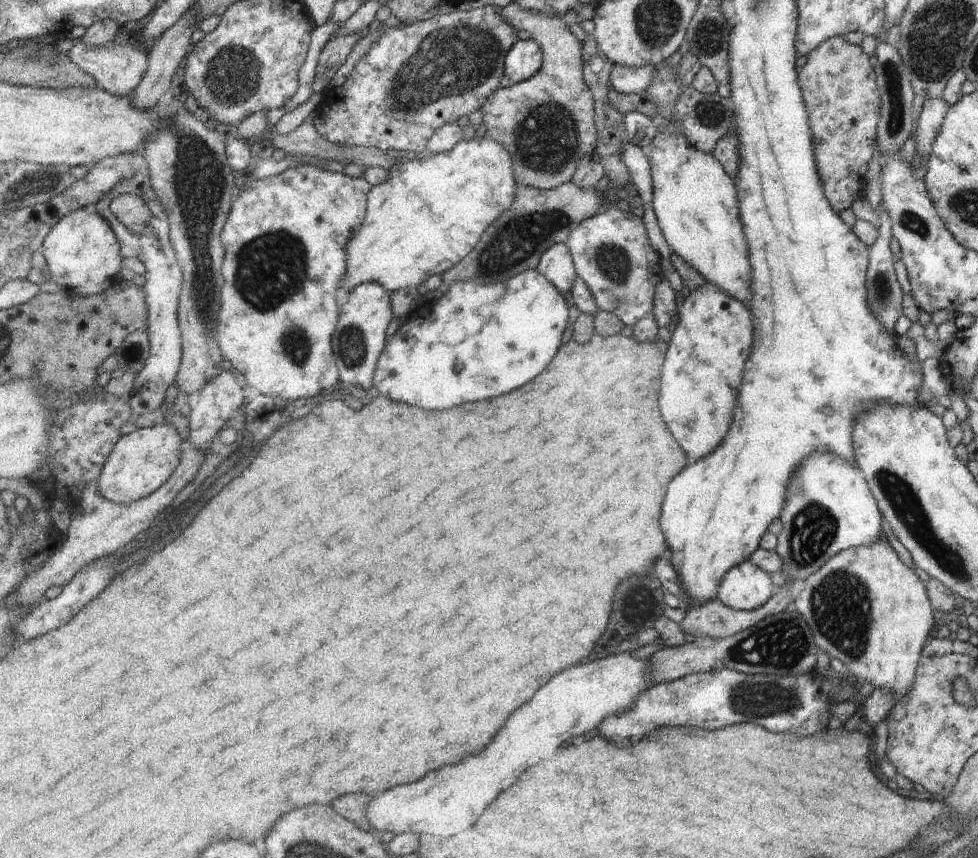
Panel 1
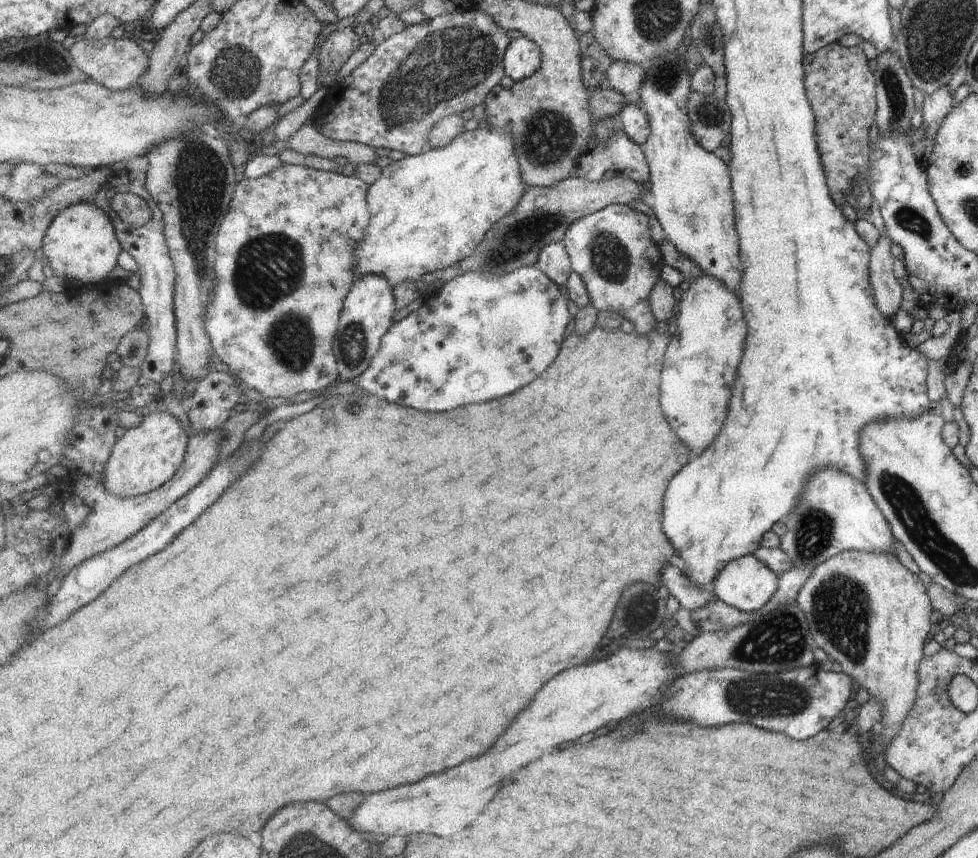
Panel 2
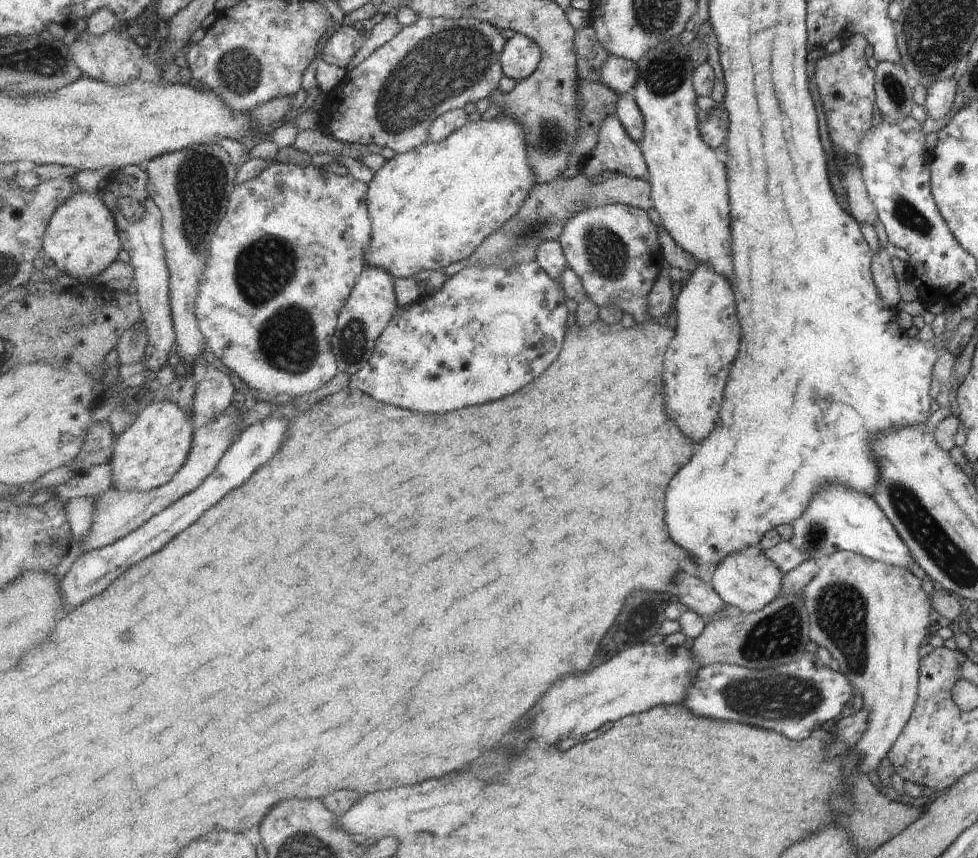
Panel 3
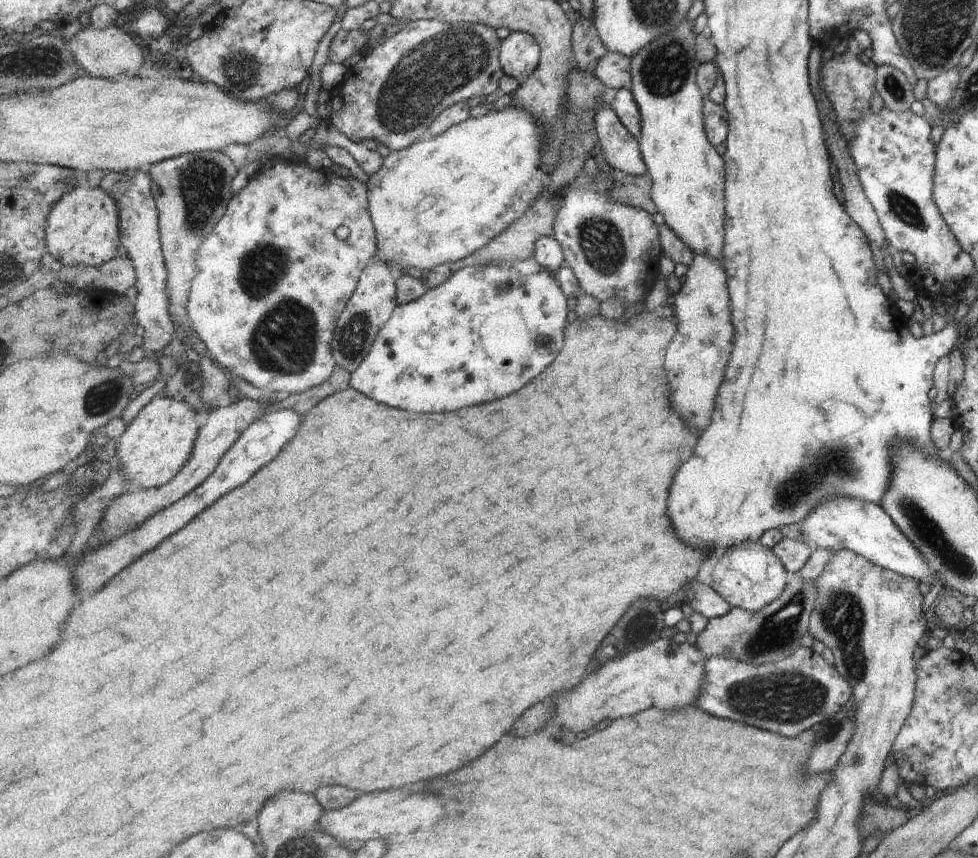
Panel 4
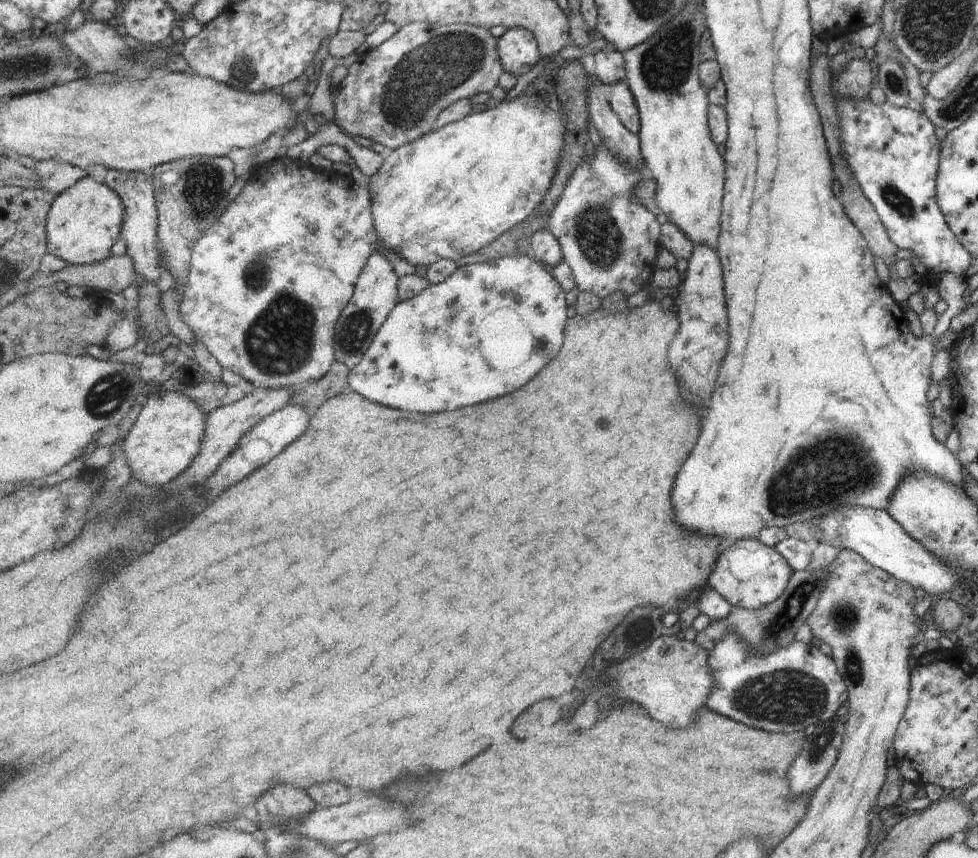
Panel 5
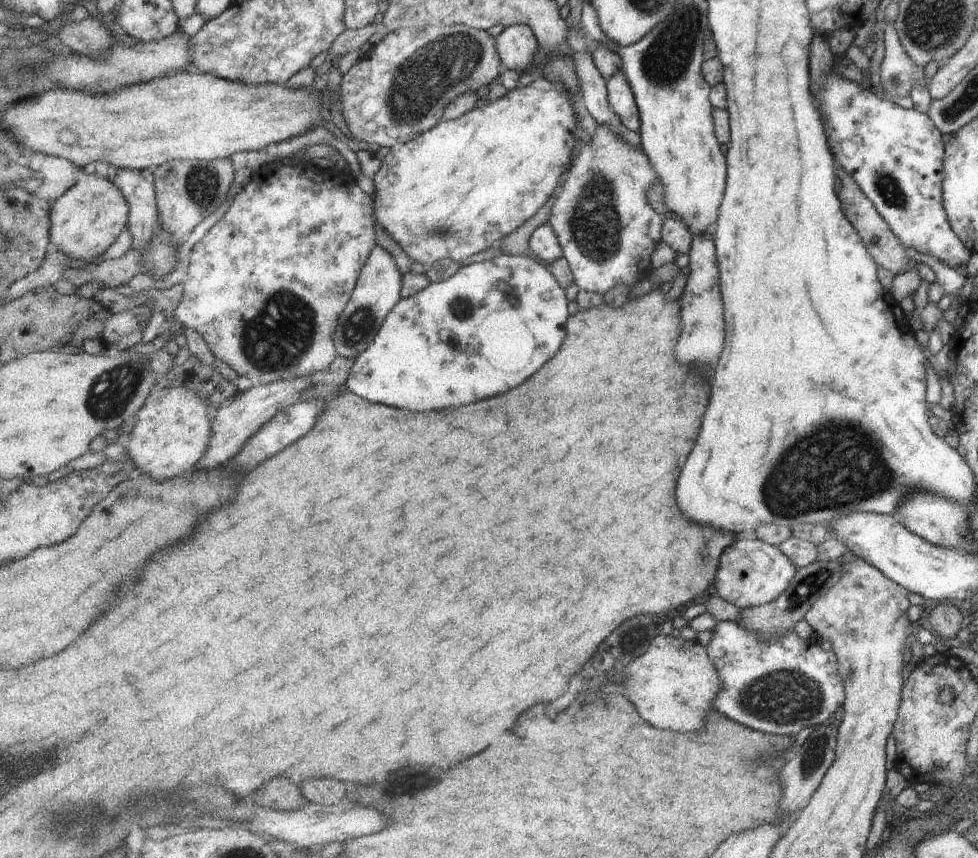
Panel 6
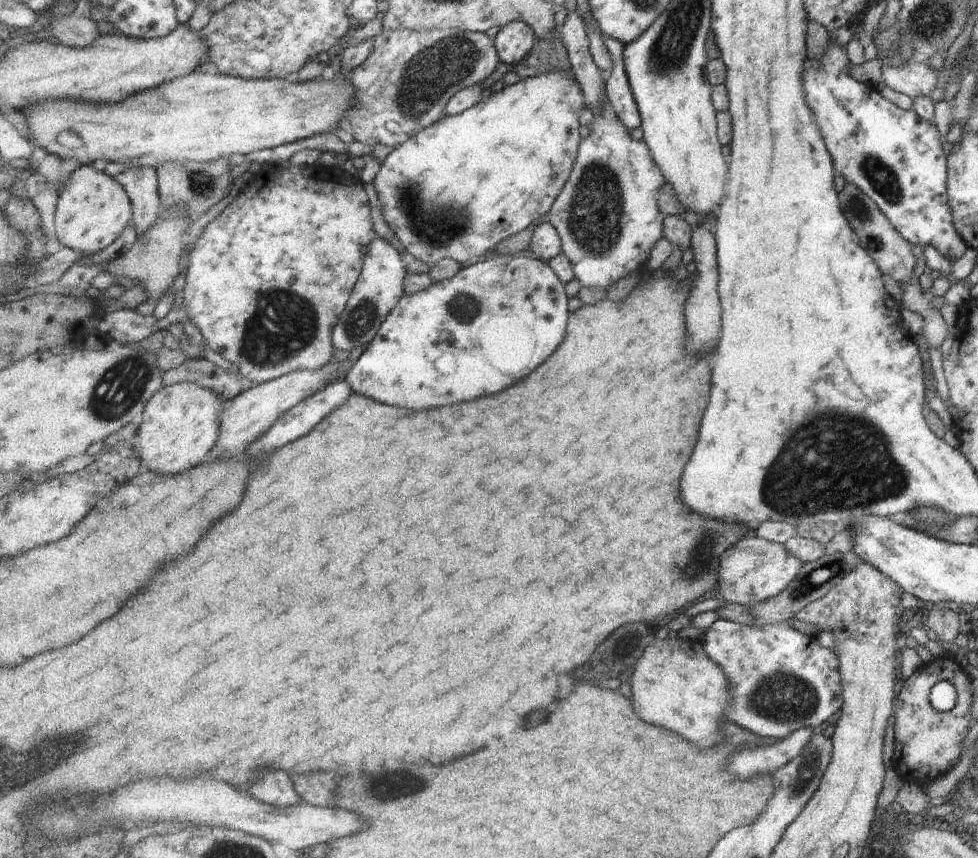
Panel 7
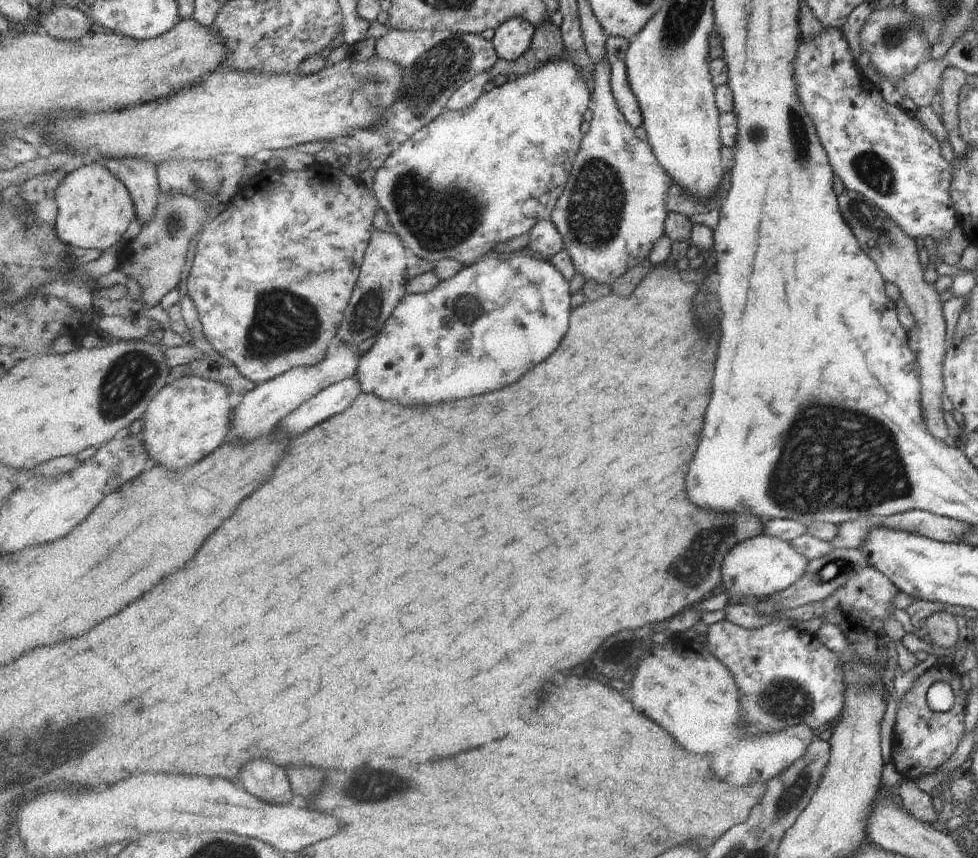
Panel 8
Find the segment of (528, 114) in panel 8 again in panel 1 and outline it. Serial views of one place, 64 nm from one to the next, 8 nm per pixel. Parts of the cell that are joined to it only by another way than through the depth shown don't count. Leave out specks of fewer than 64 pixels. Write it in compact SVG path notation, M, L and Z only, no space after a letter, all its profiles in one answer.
M484 135L483 137L477 136L468 142L461 141L451 152L445 154L437 154L437 156L423 157L417 156L409 162L397 164L391 172L389 172L389 180L383 182L382 185L373 187L373 190L368 194L368 208L365 221L361 226L361 230L357 232L357 236L347 244L347 274L341 280L343 290L351 292L353 288L361 286L366 282L379 282L381 286L385 286L385 290L390 293L397 292L398 290L405 290L405 288L416 288L422 282L426 282L428 277L432 275L442 275L455 268L464 258L476 248L481 241L483 234L486 233L487 228L505 212L511 208L511 204L515 202L515 194L518 190L518 182L515 180L515 170L513 170L513 156L511 152L499 144L494 138Z

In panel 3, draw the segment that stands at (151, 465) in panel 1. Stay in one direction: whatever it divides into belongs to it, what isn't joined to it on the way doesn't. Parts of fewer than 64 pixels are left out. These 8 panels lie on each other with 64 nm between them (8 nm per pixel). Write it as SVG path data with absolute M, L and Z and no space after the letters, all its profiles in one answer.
M167 400L145 405L137 416L137 422L117 436L114 454L110 459L112 486L121 492L155 490L171 482L187 462L196 432L192 415L189 416L181 406Z

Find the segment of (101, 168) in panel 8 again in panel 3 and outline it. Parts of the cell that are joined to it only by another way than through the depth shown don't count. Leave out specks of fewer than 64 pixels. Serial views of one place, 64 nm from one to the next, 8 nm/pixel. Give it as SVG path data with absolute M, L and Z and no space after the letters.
M81 190L75 198L69 198L63 206L57 208L49 222L44 236L43 255L53 263L60 274L76 278L82 284L90 284L93 278L103 274L122 249L115 214L96 193Z

